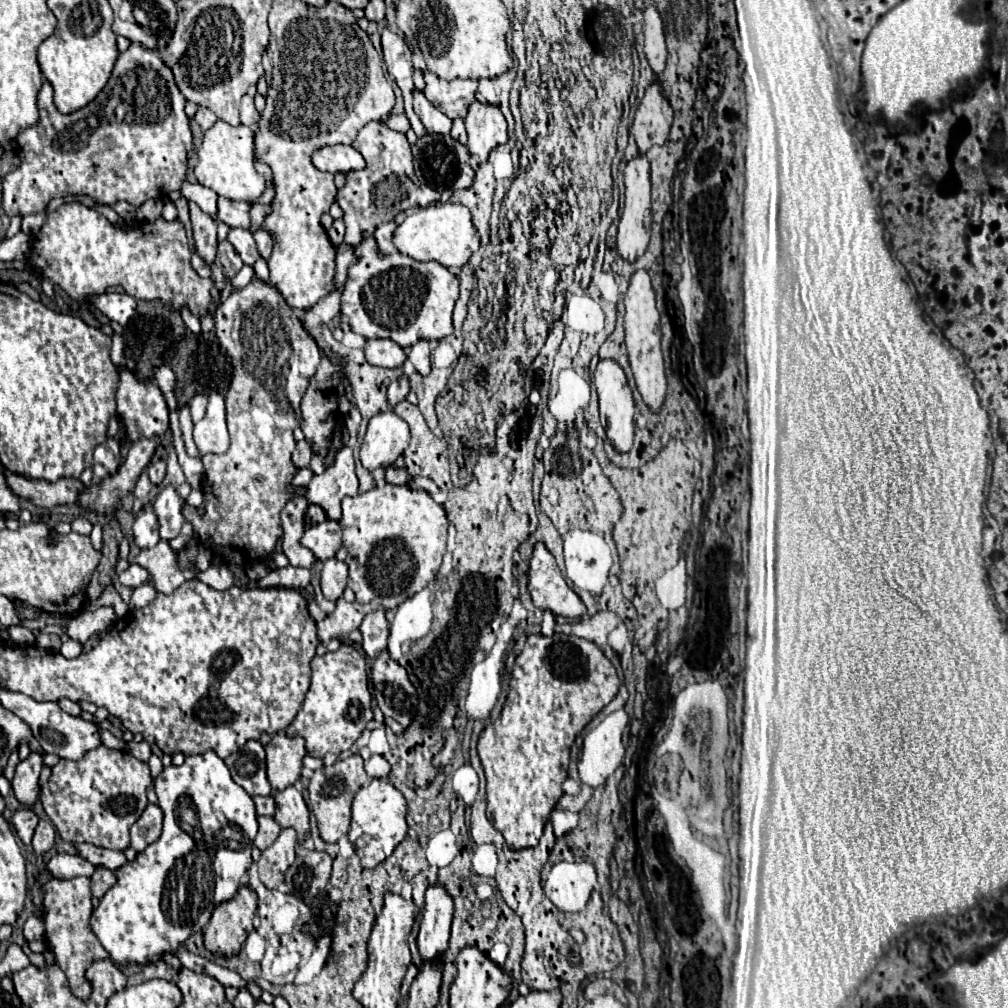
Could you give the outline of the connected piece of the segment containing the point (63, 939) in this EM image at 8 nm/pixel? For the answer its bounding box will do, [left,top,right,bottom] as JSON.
[44,876,108,1000]

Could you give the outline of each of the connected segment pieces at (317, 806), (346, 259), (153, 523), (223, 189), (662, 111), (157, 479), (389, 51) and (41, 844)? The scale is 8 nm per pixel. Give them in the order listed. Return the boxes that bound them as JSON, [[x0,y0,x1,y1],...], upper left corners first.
[[308,754,370,842],[336,244,358,288],[134,508,160,550],[194,120,266,202],[632,82,672,154],[148,460,166,486],[382,30,426,137],[32,820,56,854]]

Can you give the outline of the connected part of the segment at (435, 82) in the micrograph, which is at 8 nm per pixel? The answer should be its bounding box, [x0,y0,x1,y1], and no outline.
[424,72,476,118]

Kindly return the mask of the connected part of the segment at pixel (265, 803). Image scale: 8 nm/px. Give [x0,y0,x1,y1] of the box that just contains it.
[254,796,274,816]

